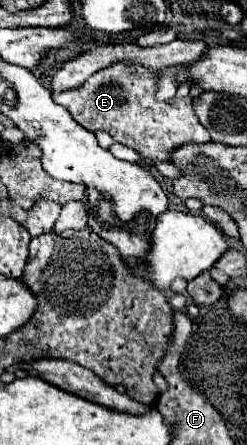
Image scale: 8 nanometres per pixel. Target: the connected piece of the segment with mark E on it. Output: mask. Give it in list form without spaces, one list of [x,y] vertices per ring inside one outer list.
[[[124,62],[112,64],[112,66],[92,74],[80,88],[52,94],[52,98],[56,104],[64,106],[70,112],[70,116],[86,130],[90,130],[90,132],[106,130],[114,138],[114,142],[120,142],[124,146],[134,148],[142,156],[142,162],[146,166],[154,166],[156,162],[170,160],[172,150],[180,148],[184,144],[210,142],[208,130],[204,130],[204,126],[200,126],[200,122],[192,110],[192,98],[186,96],[180,100],[172,98],[168,102],[158,102],[156,100],[156,74],[152,74],[150,68],[144,68],[140,64],[128,64],[128,66],[124,66]]]

